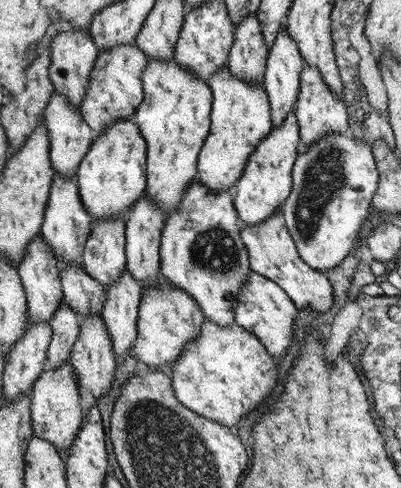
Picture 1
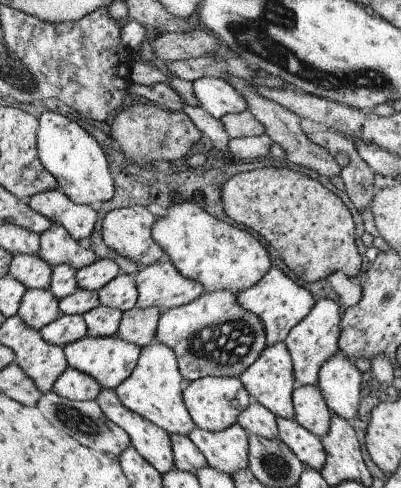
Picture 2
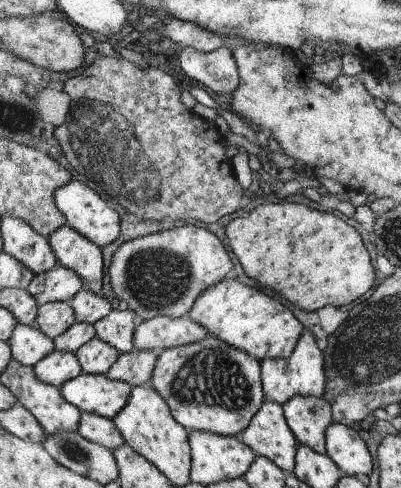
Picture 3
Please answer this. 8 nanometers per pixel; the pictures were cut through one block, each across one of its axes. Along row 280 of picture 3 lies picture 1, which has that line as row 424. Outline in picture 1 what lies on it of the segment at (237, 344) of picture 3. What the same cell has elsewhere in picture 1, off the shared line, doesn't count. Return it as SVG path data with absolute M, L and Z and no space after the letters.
M207 318L199 326L199 334L197 340L185 346L179 360L169 366L175 400L203 418L235 428L247 412L253 412L271 396L277 384L275 366L259 336L251 336L247 328L239 328L235 322L229 328L219 328L219 324Z

